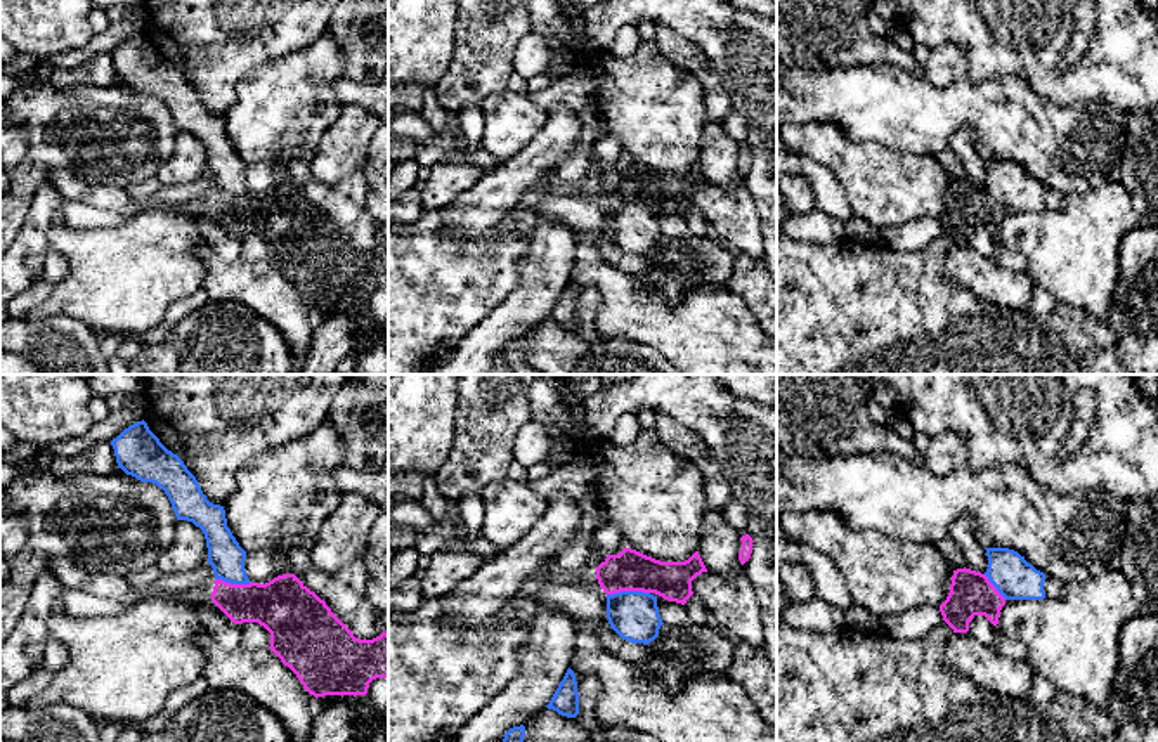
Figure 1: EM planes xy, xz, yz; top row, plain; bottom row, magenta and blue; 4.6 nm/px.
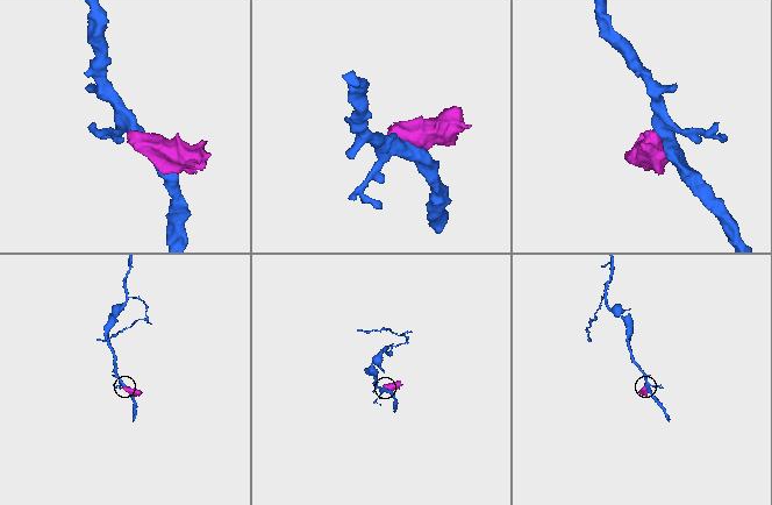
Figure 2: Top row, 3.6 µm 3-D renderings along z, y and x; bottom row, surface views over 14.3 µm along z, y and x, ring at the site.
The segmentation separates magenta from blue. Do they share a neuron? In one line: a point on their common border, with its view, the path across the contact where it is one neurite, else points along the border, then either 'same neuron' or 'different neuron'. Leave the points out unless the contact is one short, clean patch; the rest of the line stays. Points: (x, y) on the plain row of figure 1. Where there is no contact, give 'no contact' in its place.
contact xz (628, 201); different neuron

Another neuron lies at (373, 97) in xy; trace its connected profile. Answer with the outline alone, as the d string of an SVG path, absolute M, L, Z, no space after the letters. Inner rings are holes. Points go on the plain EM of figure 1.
M342 76L335 81L333 92L342 106L361 106L378 116L381 121L388 121L387 83L361 83Z

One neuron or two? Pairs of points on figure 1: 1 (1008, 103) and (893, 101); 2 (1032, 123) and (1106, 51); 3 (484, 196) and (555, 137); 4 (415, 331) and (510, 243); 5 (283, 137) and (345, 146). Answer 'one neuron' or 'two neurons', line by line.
1: one neuron
2: two neurons
3: one neuron
4: one neuron
5: two neurons

